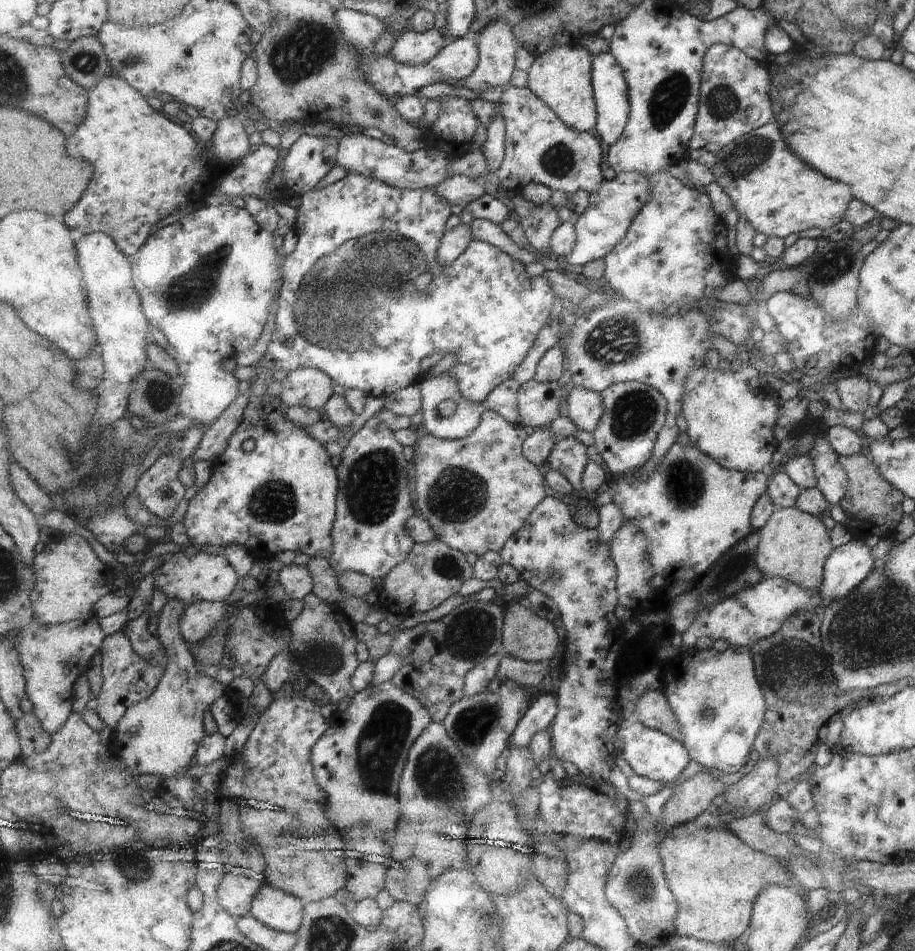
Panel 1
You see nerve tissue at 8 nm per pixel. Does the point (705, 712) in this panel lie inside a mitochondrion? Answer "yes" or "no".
yes

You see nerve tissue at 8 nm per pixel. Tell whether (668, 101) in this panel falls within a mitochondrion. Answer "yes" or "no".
yes

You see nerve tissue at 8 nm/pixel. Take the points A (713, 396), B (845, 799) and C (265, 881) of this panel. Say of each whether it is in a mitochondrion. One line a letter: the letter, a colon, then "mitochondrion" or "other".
A: other
B: mitochondrion
C: other

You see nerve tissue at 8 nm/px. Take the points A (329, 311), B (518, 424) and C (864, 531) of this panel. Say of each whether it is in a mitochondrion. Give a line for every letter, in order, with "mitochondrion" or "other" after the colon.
A: mitochondrion
B: other
C: other

